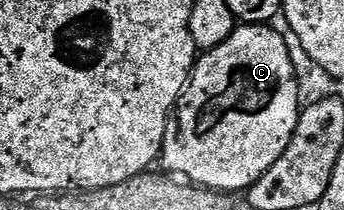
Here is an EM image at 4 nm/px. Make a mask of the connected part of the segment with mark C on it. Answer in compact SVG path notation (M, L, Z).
M239 24L234 32L217 48L208 50L198 55L195 68L191 72L191 80L179 100L179 105L173 111L173 120L168 122L161 162L172 175L186 180L196 186L208 186L210 190L226 190L228 192L246 191L256 180L273 165L280 156L289 148L293 132L299 123L301 101L299 102L299 78L295 75L295 62L291 59L291 50L287 42L274 30L271 24Z

